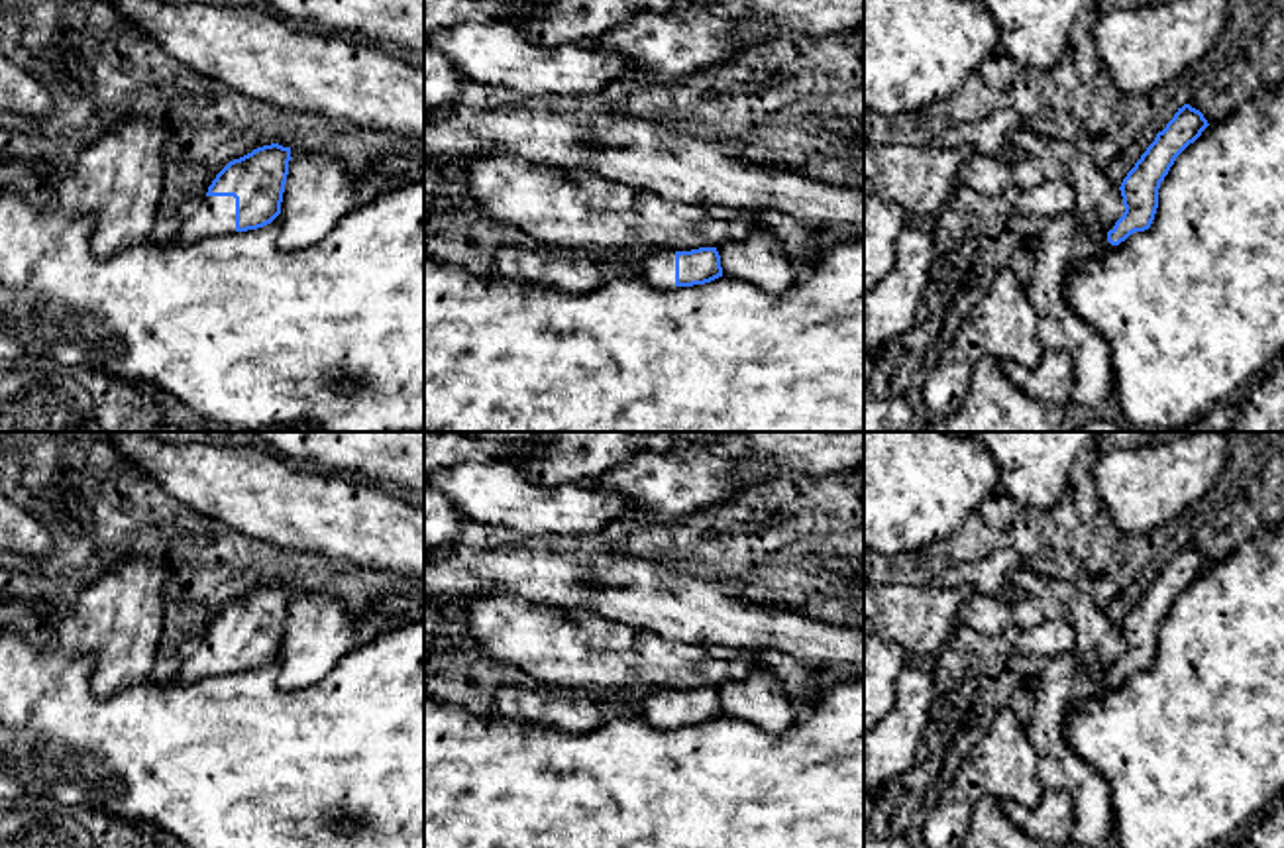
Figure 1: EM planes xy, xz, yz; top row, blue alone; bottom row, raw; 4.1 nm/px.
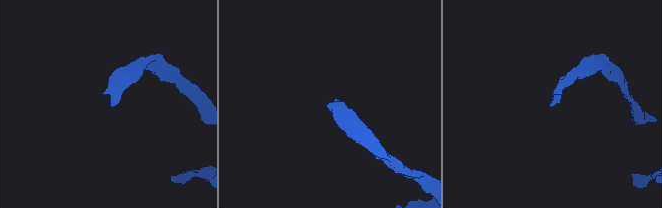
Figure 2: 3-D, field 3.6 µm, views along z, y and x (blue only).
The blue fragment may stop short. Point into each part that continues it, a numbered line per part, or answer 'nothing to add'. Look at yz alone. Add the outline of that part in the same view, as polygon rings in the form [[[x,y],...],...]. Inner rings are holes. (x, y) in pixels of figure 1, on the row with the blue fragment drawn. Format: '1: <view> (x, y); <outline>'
nothing to add

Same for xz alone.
1: xz (658, 267); [[[652,247],[636,265],[638,277],[658,289],[675,287],[675,251]]]

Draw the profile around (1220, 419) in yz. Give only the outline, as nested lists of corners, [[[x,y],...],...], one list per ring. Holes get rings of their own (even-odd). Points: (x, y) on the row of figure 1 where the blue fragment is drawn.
[[[1219,402],[1204,418],[1176,432],[1227,432],[1237,416],[1237,404]]]

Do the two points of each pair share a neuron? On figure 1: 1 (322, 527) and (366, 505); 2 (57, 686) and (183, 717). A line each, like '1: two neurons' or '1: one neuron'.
1: one neuron
2: one neuron

